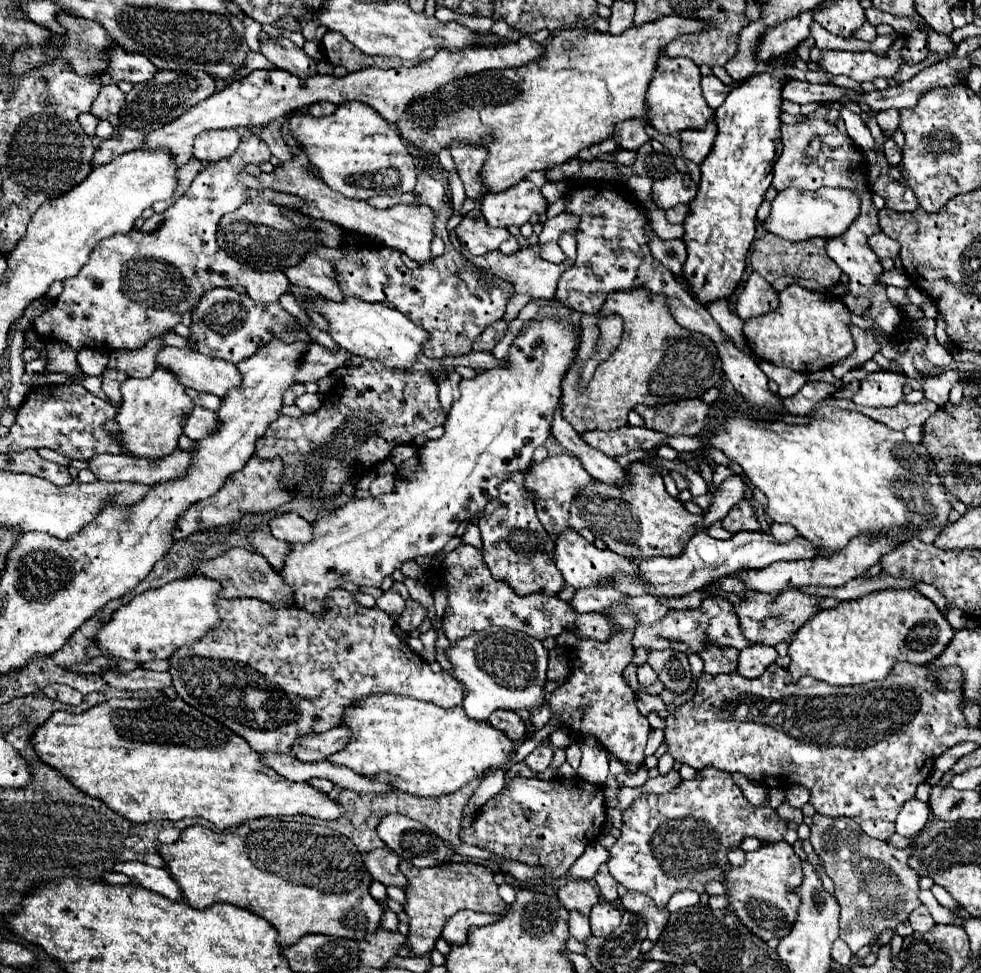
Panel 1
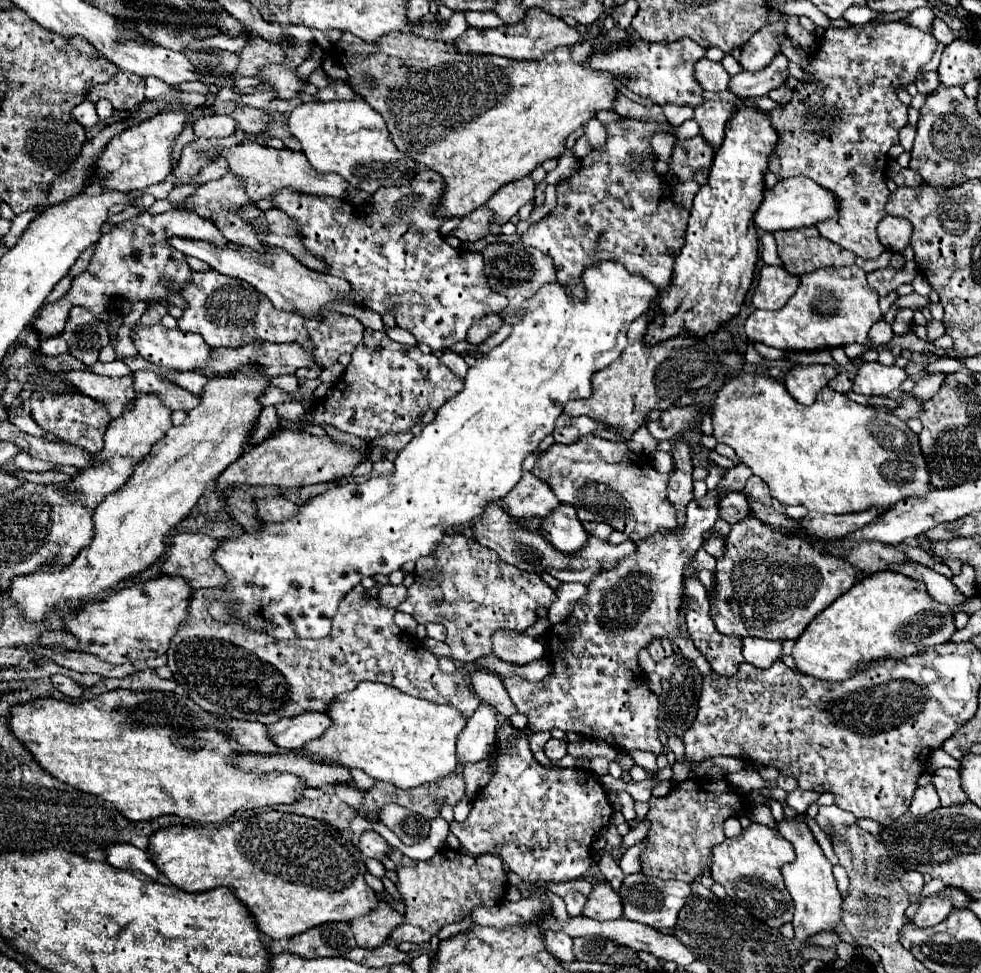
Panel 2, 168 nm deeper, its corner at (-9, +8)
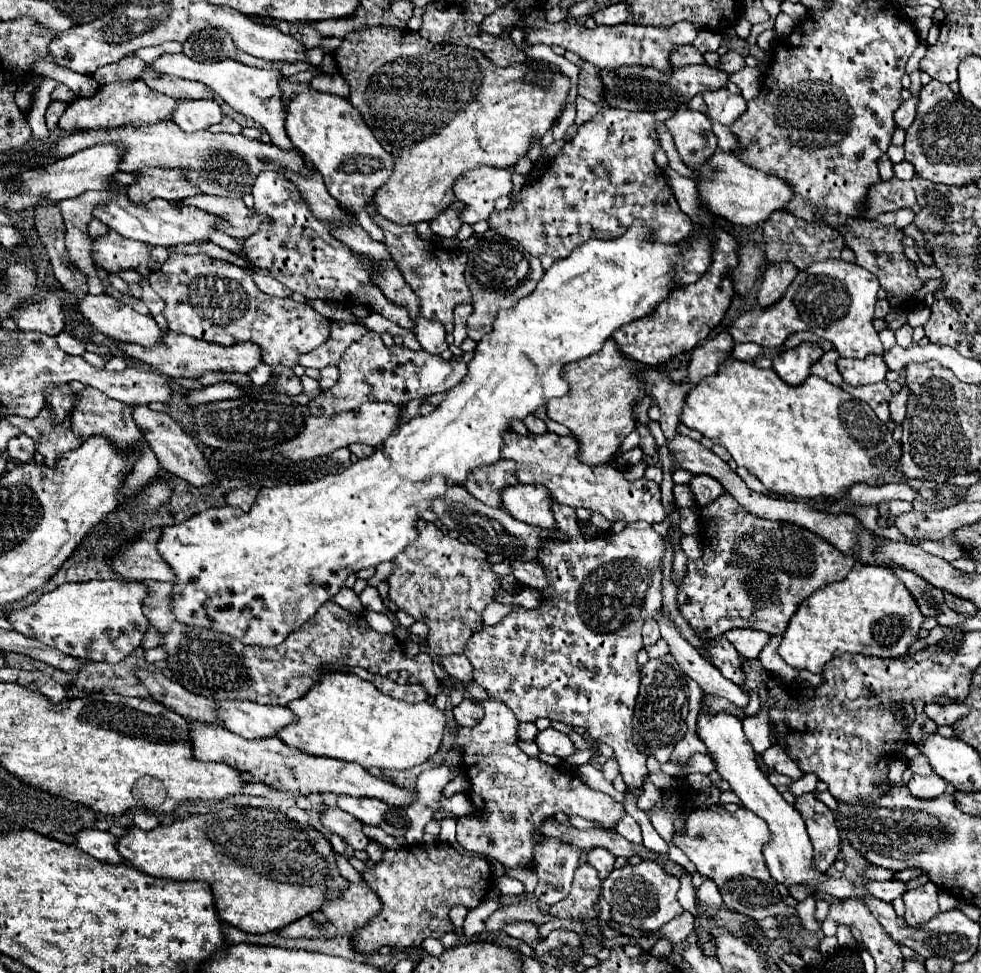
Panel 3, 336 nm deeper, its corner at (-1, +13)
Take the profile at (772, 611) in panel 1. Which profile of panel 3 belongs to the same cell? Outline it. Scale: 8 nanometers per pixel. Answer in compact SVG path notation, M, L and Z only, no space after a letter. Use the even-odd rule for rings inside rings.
M724 491L718 499L710 501L708 505L700 507L700 509L698 509L698 517L700 517L700 519L698 519L698 535L700 535L700 543L702 543L702 557L696 559L696 561L688 559L688 563L686 563L686 577L682 579L682 585L678 587L678 611L680 611L682 617L688 621L688 625L696 631L696 635L702 637L702 639L714 639L714 637L718 637L718 635L722 635L722 633L726 633L726 631L730 631L730 629L734 629L734 627L752 627L752 629L766 631L768 635L784 635L790 617L796 613L798 605L800 605L808 595L812 595L816 589L832 583L834 579L840 581L840 579L846 577L846 575L850 573L850 569L856 565L854 555L838 551L838 549L832 547L826 539L810 533L808 529L804 529L804 527L800 527L800 525L794 525L794 523L788 523L788 521L768 521L768 519L762 519L762 517L756 517L756 515L748 513L742 505L738 505L738 503L734 501L734 497L732 497L728 491Z

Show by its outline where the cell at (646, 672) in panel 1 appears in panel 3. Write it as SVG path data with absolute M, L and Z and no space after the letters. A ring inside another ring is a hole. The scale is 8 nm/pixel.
M646 619L646 623L642 625L642 637L644 637L644 647L654 645L660 639L660 629L656 619Z

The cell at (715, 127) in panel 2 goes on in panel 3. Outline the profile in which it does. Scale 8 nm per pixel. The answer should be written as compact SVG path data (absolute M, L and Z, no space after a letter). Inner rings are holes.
M726 87L716 91L702 93L706 105L708 105L708 119L718 121L726 127L730 127L744 111L746 111L746 99L742 95L730 93Z

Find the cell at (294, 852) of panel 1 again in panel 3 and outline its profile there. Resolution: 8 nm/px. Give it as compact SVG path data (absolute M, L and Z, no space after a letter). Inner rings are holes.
M222 809L206 815L188 815L170 825L158 825L152 831L130 827L130 831L118 837L116 849L122 859L146 875L206 881L212 889L218 917L224 923L254 935L278 931L304 915L320 911L326 889L344 889L348 885L336 867L336 853L322 833L312 827L306 831L306 825L290 821L268 809Z

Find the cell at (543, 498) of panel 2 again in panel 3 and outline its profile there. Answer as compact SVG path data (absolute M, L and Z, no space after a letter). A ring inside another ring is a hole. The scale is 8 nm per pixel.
M506 459L490 467L478 467L466 477L464 487L484 505L500 507L500 489L518 483L514 475L514 467L516 467L514 461L506 461Z

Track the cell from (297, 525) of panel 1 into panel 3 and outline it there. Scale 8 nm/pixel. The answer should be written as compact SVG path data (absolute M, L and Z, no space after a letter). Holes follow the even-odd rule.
M240 487L240 489L232 489L224 495L226 503L232 505L232 507L240 507L242 511L248 511L252 507L252 503L256 501L256 495L258 491L256 489L250 489L250 487Z

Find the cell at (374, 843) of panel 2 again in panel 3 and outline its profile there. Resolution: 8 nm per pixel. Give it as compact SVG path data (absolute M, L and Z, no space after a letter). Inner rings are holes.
M324 807L320 811L320 821L330 833L340 835L354 849L366 849L370 839L362 833L362 823L358 819L354 819L354 815L346 813L338 807L332 807L332 809Z

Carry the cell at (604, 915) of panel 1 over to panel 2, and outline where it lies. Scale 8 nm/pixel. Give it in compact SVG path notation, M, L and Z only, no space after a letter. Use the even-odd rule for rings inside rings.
M596 884L592 896L586 902L582 916L588 916L588 918L600 920L600 922L618 920L618 918L622 918L622 900L610 888L610 884Z

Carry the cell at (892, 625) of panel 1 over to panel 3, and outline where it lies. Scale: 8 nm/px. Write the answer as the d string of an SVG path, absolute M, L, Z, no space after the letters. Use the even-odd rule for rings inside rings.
M856 565L846 579L838 583L830 583L828 587L822 587L814 591L806 599L806 603L800 603L796 613L792 615L786 635L782 635L780 643L780 657L794 669L806 669L810 673L822 673L824 665L840 657L844 653L860 653L860 655L874 655L874 657L900 657L908 651L908 647L916 641L916 633L920 631L920 623L924 617L918 611L918 605L914 597L898 583L898 577L888 571L888 567L880 565Z

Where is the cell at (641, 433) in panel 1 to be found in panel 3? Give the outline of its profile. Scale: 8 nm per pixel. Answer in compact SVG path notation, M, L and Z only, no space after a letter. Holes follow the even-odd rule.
M528 415L524 421L522 421L530 433L546 433L546 423L534 415Z

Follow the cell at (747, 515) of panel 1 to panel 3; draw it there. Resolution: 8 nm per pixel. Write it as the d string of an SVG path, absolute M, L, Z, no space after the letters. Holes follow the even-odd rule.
M692 475L688 485L698 505L706 505L710 499L716 499L718 493L724 491L724 487L714 477L708 477L708 475Z

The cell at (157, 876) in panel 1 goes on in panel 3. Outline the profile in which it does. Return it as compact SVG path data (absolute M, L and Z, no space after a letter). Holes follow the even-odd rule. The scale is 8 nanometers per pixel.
M84 829L84 831L78 831L74 835L74 845L84 851L86 855L102 861L102 863L112 863L112 865L120 865L122 863L122 857L118 855L114 843L116 843L116 837L108 831L98 831L98 829Z

